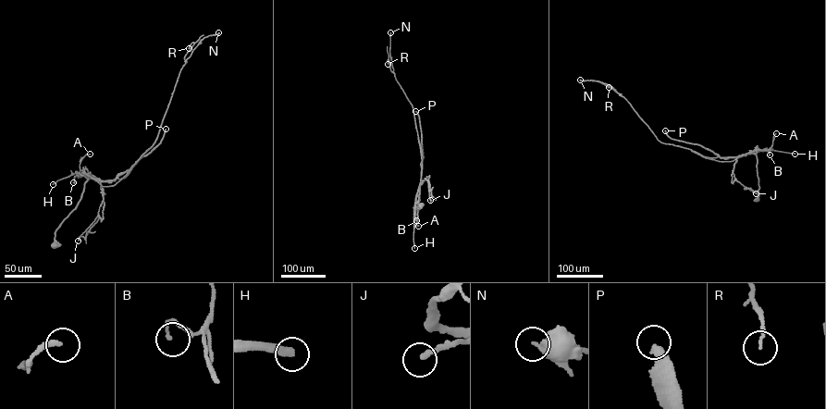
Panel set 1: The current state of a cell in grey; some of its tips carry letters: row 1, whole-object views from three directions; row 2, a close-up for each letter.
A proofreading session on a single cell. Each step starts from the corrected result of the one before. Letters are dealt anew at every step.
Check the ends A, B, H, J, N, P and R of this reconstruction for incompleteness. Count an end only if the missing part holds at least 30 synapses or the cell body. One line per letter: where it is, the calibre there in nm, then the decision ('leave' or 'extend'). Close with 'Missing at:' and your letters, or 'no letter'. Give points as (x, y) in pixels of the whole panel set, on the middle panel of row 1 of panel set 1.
A: place (418, 226); calibre 220 nm; leave
B: place (416, 220); calibre 120 nm; leave
H: place (414, 248); calibre 380 nm; extend
J: place (430, 200); calibre 260 nm; leave
N: place (390, 32); calibre 440 nm; leave
P: place (415, 111); calibre 320 nm; extend
R: place (388, 64); calibre 120 nm; leave
Missing at: H, P

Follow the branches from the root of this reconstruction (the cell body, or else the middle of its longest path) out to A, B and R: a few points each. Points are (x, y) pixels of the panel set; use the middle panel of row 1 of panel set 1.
A: (421, 206), (418, 209), (421, 205), (418, 205), (419, 190), (415, 225), (418, 226)
B: (421, 206), (418, 209), (421, 205), (418, 204), (415, 209), (416, 220)
R: (421, 206), (418, 209), (421, 205), (418, 205), (422, 153), (413, 111), (391, 70), (388, 59), (388, 64)

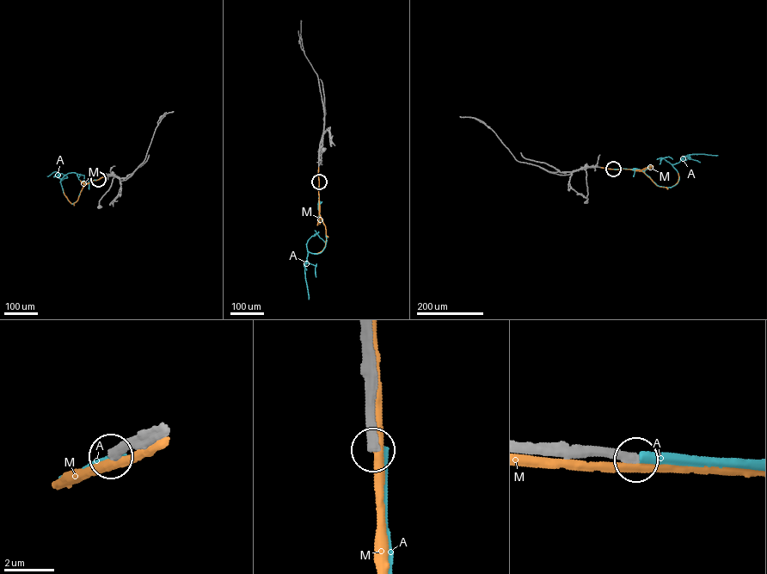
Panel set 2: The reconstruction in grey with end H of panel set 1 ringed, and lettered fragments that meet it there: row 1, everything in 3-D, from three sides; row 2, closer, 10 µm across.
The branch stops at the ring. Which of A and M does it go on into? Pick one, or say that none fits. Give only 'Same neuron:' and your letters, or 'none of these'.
Same neuron: none of these

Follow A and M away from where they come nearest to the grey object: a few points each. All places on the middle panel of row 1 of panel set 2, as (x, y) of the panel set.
A: (319, 182), (318, 209), (325, 226), (326, 241), (320, 252), (307, 250), (304, 272), (309, 299)
M: (319, 181), (319, 212), (325, 226), (326, 241), (322, 250), (315, 253)

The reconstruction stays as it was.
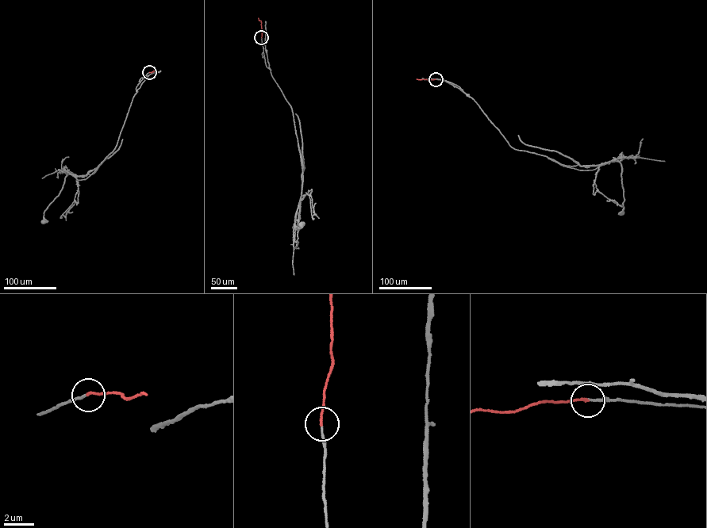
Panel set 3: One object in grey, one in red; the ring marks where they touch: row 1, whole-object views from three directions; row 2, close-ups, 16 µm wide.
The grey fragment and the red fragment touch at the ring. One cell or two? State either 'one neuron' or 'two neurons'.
one neuron

